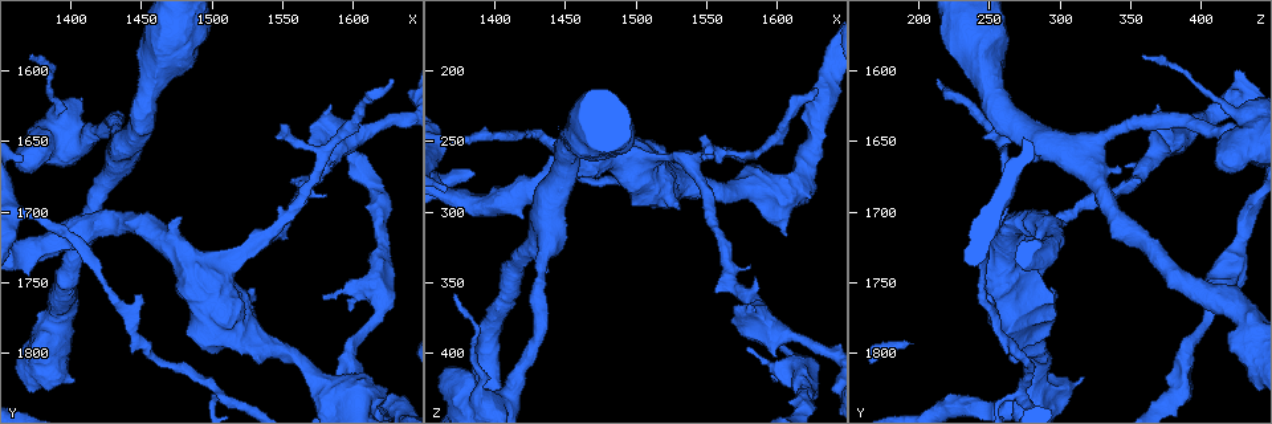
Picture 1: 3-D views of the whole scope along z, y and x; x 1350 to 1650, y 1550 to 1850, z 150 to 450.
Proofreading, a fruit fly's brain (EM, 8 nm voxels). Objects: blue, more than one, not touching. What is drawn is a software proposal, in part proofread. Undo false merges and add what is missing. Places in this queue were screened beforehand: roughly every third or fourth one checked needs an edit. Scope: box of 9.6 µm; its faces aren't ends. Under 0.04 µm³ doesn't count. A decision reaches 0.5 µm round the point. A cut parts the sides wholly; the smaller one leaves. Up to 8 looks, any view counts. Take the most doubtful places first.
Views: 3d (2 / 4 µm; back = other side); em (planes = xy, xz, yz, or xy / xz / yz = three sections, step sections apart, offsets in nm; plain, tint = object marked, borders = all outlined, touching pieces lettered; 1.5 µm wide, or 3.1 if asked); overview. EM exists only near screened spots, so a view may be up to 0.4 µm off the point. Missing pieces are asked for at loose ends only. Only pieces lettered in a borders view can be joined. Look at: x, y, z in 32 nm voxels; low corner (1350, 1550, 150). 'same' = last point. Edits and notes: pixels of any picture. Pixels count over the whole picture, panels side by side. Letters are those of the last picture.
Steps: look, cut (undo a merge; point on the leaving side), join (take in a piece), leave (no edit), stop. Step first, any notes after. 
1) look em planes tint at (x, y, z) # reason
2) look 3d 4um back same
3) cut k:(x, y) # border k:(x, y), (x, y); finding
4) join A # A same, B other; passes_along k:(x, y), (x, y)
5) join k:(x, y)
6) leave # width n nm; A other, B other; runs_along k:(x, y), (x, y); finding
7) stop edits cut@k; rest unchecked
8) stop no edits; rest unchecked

look em planes plain at (1626, 1608, 216)

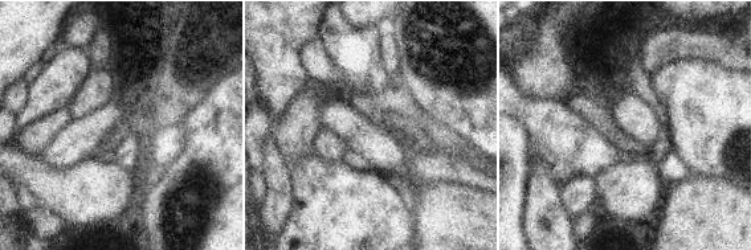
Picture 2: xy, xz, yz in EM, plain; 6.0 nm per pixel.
look em planes borders same # what lies round it

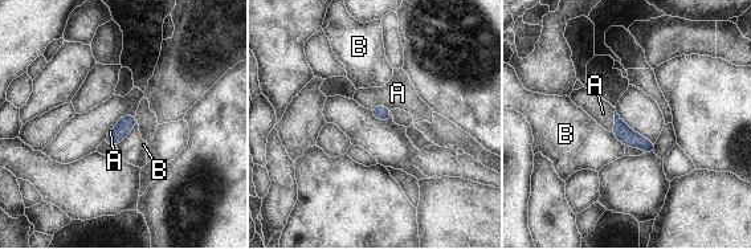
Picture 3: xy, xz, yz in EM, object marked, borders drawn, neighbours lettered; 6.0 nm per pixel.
join A # longest_contact B 200 nm; A same, B other; it goes on there

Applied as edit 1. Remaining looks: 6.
look em yz step 8 borders at (1598, 1770, 420) # an open end

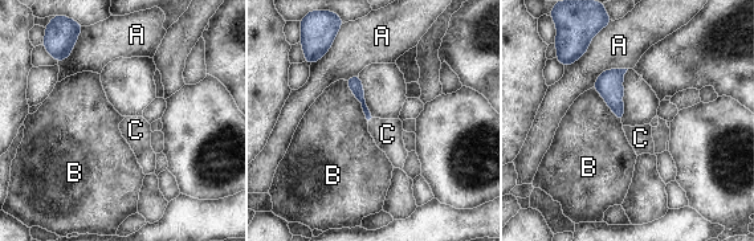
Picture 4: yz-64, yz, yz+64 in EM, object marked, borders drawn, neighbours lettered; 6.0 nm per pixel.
look em xy step 8 borders same

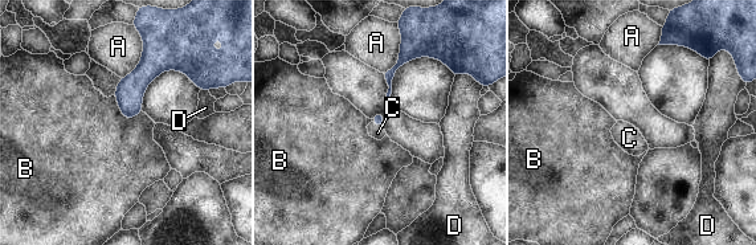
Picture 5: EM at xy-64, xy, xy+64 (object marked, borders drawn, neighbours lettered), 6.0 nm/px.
join C # A other, B other, C same, D other; passes_along 5:(378, 119), (378, 126), (378, 133); it goes on there

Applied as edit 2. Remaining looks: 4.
look em xz step 4 tint at (1370, 1590, 358) # tapers out

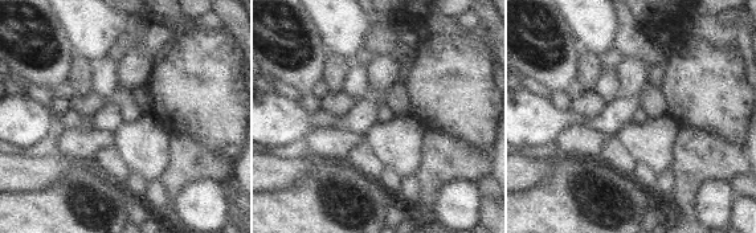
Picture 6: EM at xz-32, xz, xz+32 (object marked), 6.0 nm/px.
look em planes borders same

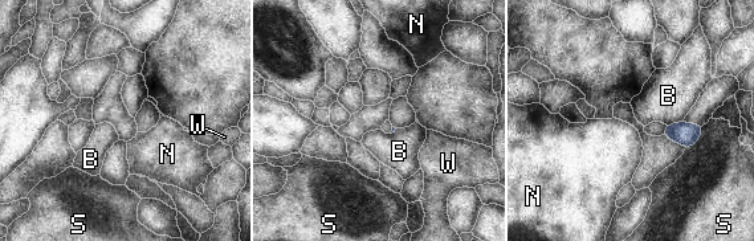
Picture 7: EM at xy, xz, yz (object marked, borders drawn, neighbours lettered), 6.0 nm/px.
leave # B other, N other, S other, W other; border 7:(683, 121), (667, 126); none of them fits

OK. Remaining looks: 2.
stop edits join@3, join@5; rest unchecked

